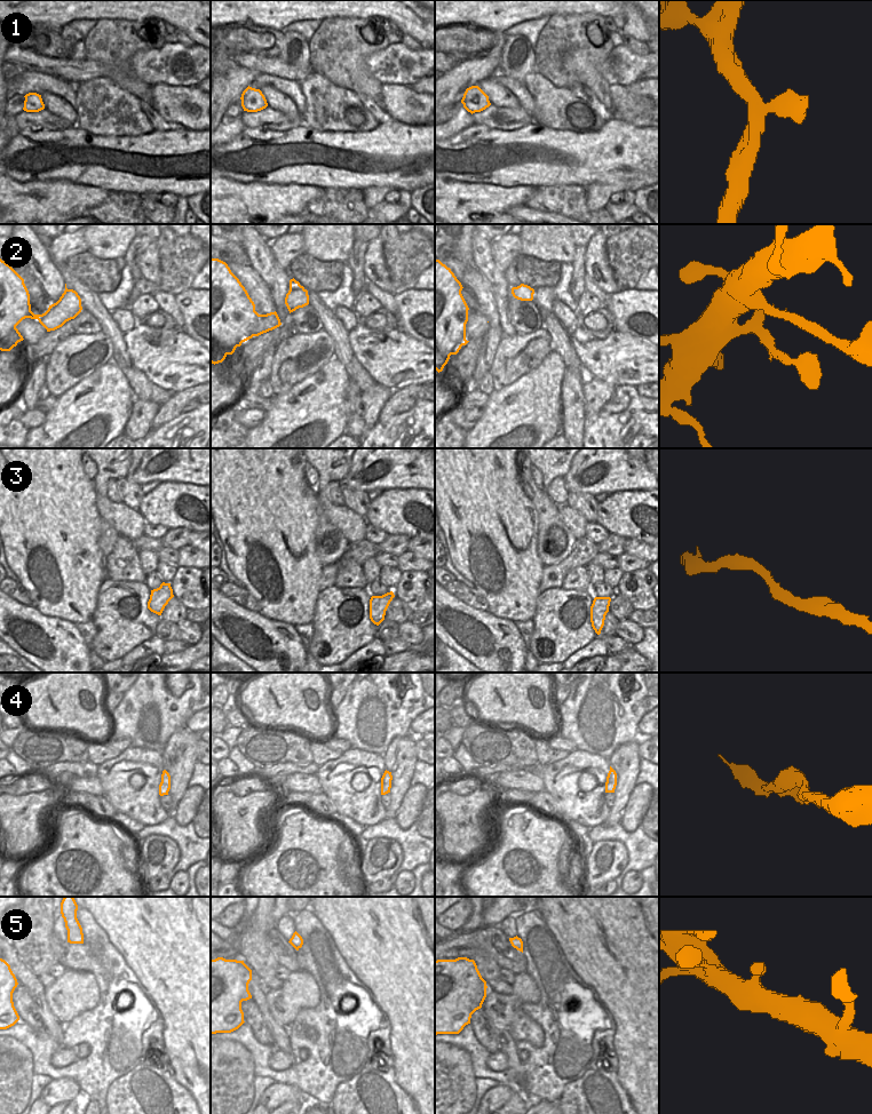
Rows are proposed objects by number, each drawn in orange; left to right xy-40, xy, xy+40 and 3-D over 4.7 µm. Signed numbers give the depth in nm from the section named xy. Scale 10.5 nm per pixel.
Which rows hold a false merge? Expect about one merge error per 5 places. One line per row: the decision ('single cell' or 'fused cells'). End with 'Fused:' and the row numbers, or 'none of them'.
1: single cell
2: single cell
3: single cell
4: single cell
5: single cell
Fused: none of them

